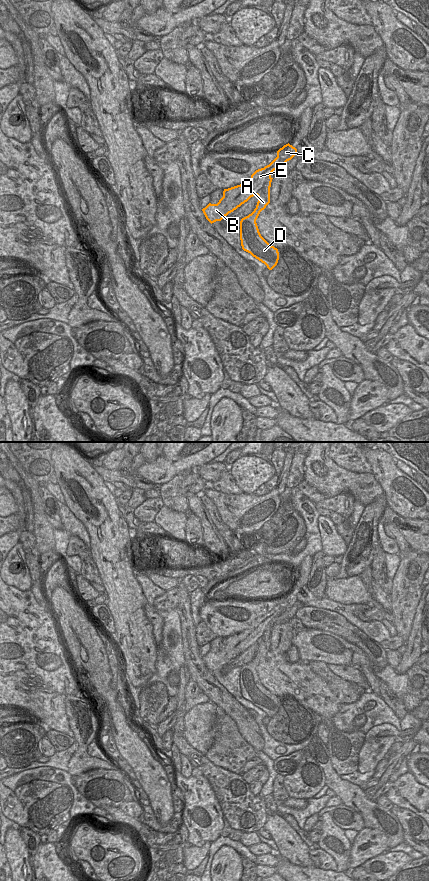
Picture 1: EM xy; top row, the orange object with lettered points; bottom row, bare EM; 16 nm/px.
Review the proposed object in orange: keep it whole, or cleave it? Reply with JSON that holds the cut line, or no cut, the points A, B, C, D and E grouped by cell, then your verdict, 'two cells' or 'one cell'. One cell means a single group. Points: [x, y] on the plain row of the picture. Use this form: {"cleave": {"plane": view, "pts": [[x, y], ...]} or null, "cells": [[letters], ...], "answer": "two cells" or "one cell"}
{"cleave": {"plane": "xy", "pts": [[271, 621], [264, 633], [255, 642]]}, "cells": [["A", "D"], ["B", "C", "E"]], "answer": "two cells"}

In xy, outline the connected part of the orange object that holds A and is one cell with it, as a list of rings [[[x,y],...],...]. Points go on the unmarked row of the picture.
[[[271,623],[262,637],[256,642],[258,650],[254,659],[240,669],[240,688],[242,697],[264,711],[272,718],[278,711],[279,700],[271,694],[260,682],[256,668],[262,658],[270,651]]]

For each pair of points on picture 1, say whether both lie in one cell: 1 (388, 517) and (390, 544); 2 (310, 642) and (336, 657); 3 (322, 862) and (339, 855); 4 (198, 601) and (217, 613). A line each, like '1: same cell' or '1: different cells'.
1: same cell
2: same cell
3: different cells
4: different cells

